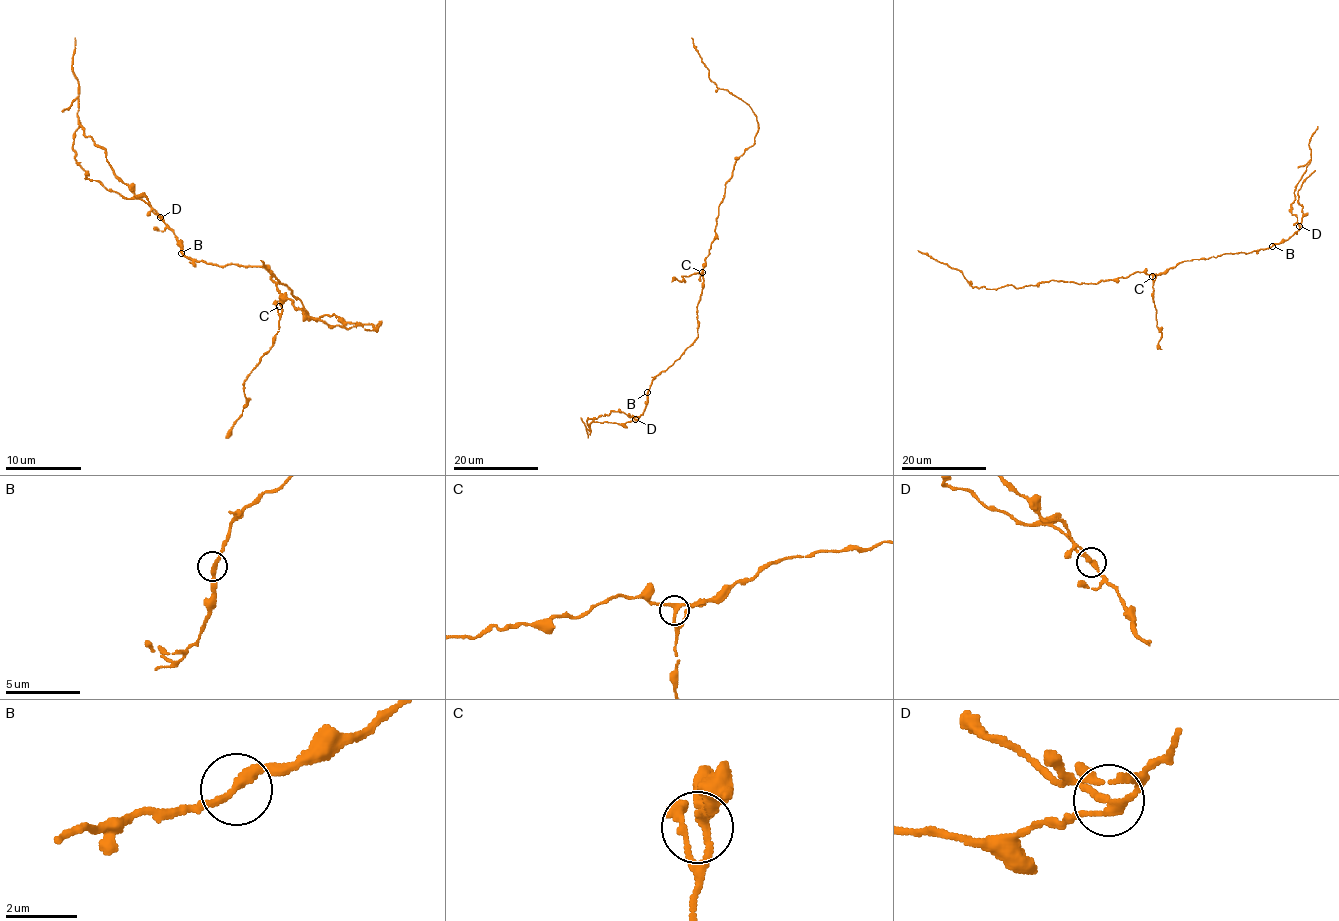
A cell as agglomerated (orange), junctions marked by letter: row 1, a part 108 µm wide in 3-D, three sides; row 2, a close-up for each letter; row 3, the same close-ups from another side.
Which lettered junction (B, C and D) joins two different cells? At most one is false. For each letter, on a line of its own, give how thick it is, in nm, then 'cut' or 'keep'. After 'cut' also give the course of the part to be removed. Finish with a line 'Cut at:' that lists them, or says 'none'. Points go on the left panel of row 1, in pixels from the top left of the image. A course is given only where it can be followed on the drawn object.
B: calibre 260 nm; keep
C: calibre 240 nm; keep
D: calibre 200 nm; cut; course (160, 217), (118, 177), (105, 150), (84, 133), (78, 122), (74, 38)
Cut at: D

